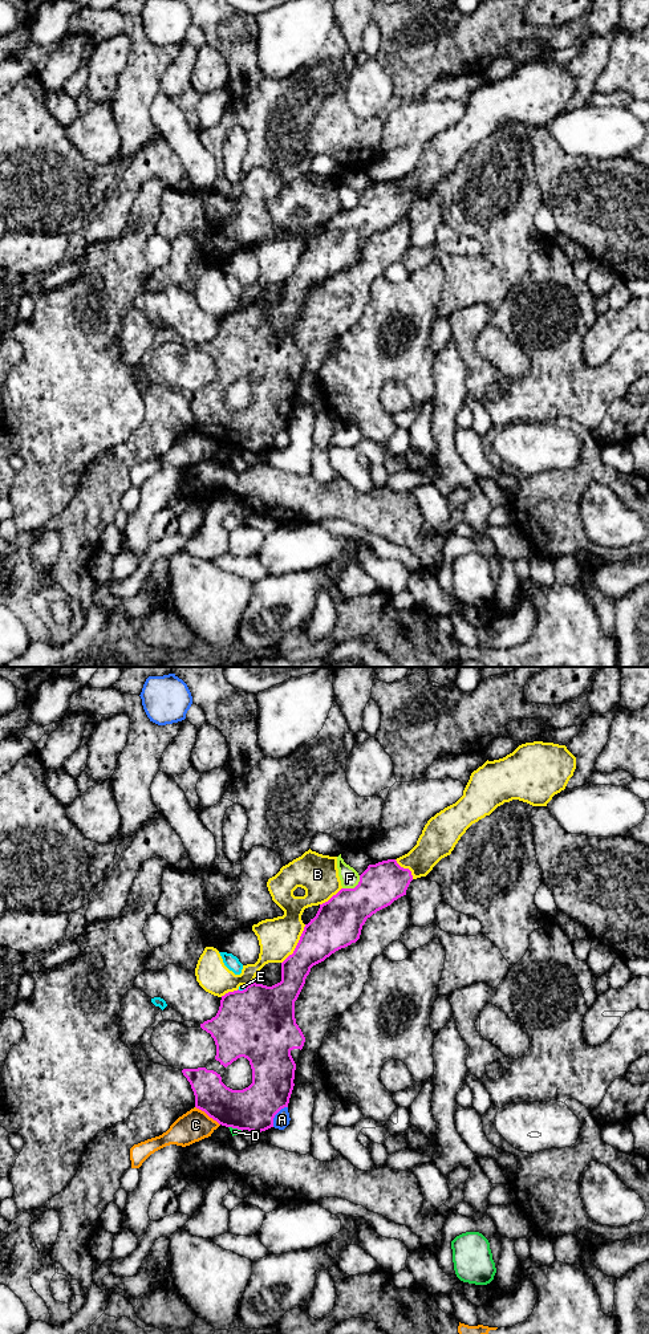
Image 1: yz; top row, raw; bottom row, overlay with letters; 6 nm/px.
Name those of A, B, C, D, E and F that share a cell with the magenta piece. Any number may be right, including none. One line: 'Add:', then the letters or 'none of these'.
Add: none of these

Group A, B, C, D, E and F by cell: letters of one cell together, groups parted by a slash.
A F / B / C / D / E

